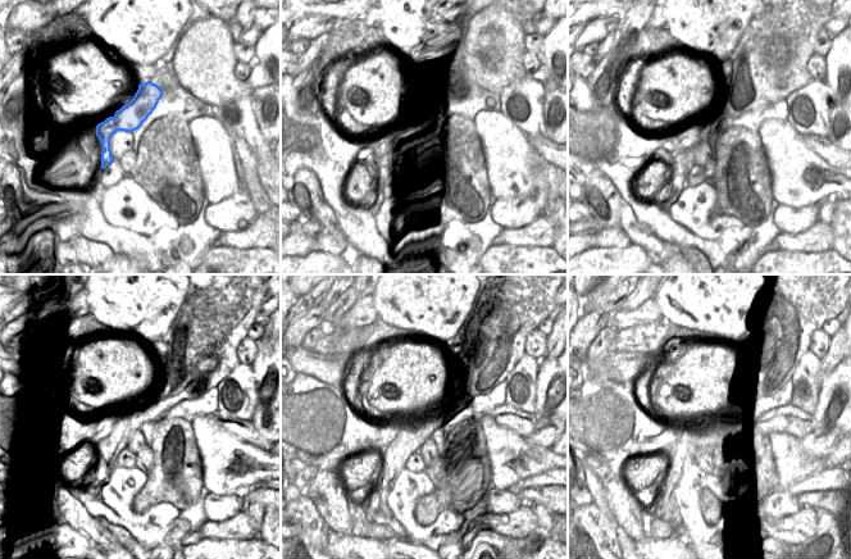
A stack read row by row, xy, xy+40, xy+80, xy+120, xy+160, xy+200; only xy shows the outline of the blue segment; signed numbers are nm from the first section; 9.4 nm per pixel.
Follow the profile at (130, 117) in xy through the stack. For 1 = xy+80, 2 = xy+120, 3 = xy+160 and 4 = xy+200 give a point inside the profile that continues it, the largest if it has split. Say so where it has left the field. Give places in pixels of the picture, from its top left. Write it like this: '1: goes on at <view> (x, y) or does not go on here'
1: goes on at xy+80 (686, 137)
2: goes on at xy+120 (105, 426)
3: goes on at xy+160 (390, 431)
4: goes on at xy+200 (668, 440)

